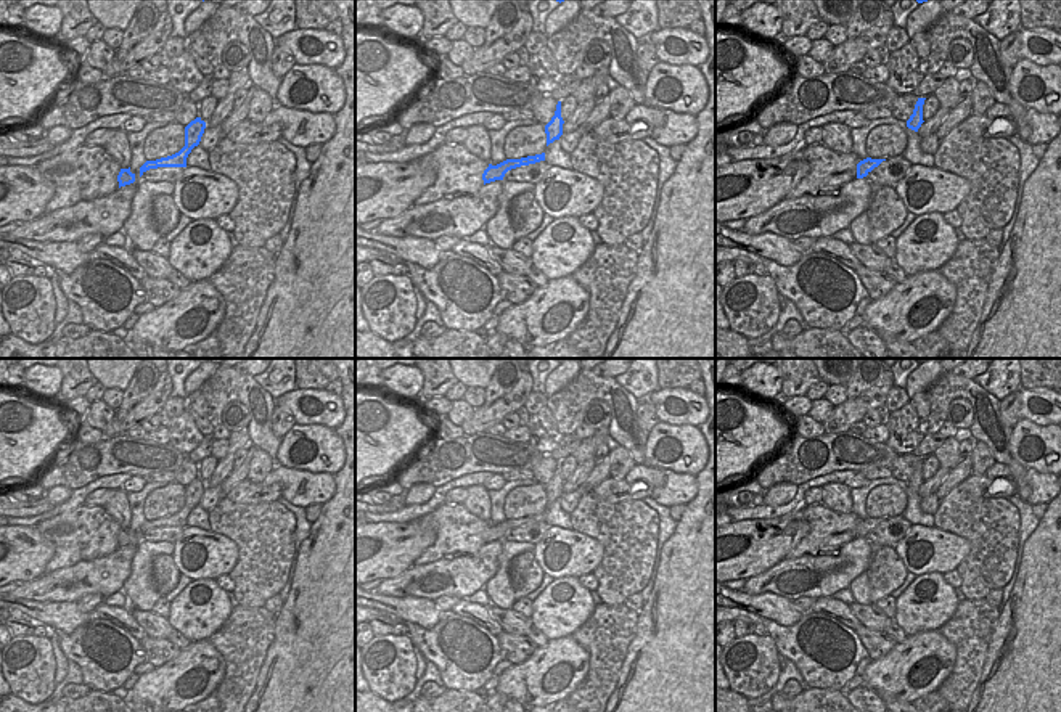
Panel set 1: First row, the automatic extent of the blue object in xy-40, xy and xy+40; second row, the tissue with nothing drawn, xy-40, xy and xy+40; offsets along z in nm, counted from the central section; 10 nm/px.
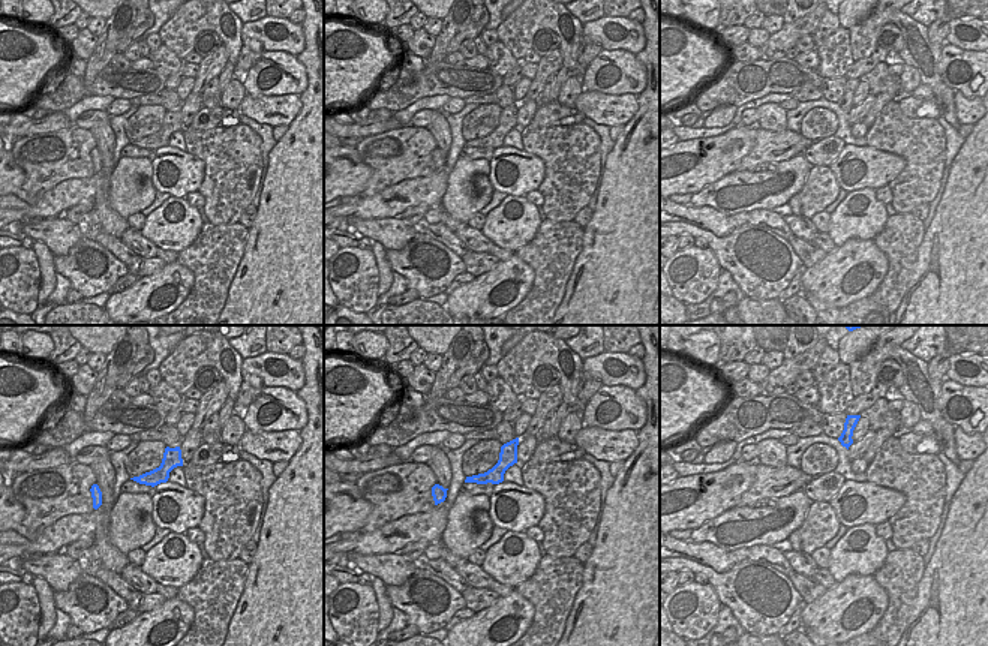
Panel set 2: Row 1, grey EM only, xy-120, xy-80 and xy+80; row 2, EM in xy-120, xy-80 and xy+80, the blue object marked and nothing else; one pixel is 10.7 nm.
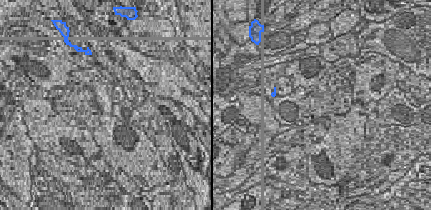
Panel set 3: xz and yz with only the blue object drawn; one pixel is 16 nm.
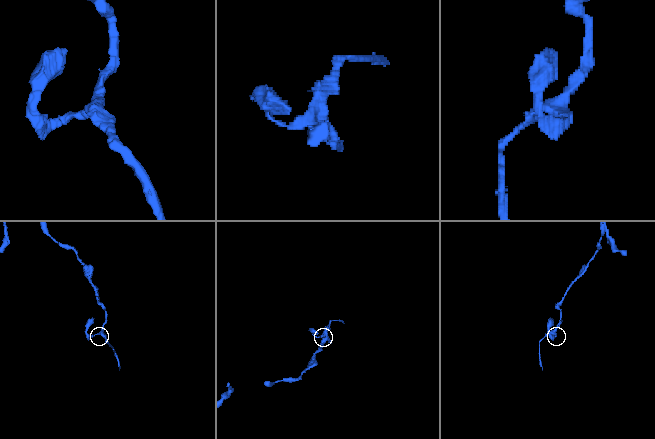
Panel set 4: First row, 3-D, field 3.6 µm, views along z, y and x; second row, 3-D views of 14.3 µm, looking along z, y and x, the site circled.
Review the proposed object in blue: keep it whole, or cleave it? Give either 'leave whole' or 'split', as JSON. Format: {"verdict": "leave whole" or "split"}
{"verdict": "leave whole"}

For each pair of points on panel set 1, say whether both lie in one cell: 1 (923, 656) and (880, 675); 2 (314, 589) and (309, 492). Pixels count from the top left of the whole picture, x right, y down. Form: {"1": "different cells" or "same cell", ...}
{"1": "same cell", "2": "different cells"}

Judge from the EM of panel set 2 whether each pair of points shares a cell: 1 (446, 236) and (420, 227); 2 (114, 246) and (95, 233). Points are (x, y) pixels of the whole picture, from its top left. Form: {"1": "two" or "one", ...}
{"1": "one", "2": "one"}

